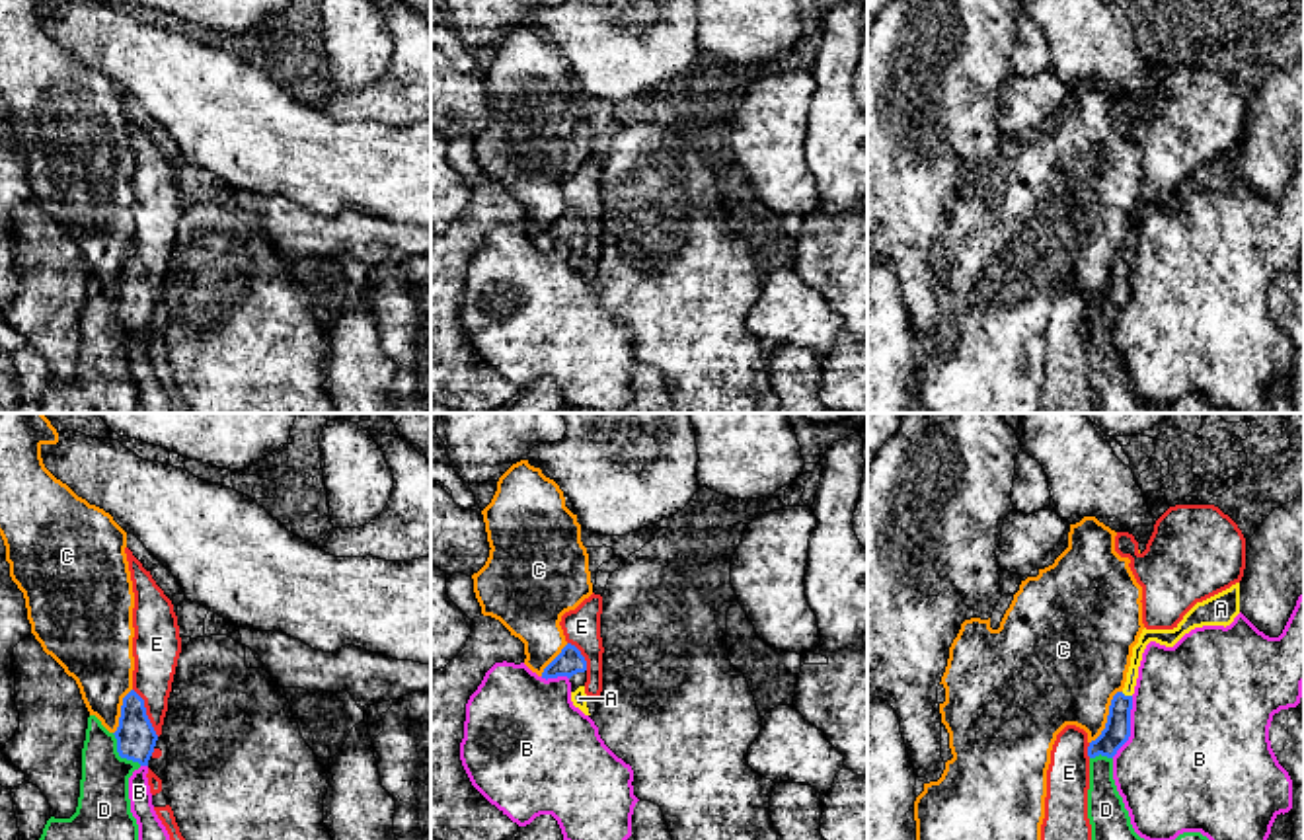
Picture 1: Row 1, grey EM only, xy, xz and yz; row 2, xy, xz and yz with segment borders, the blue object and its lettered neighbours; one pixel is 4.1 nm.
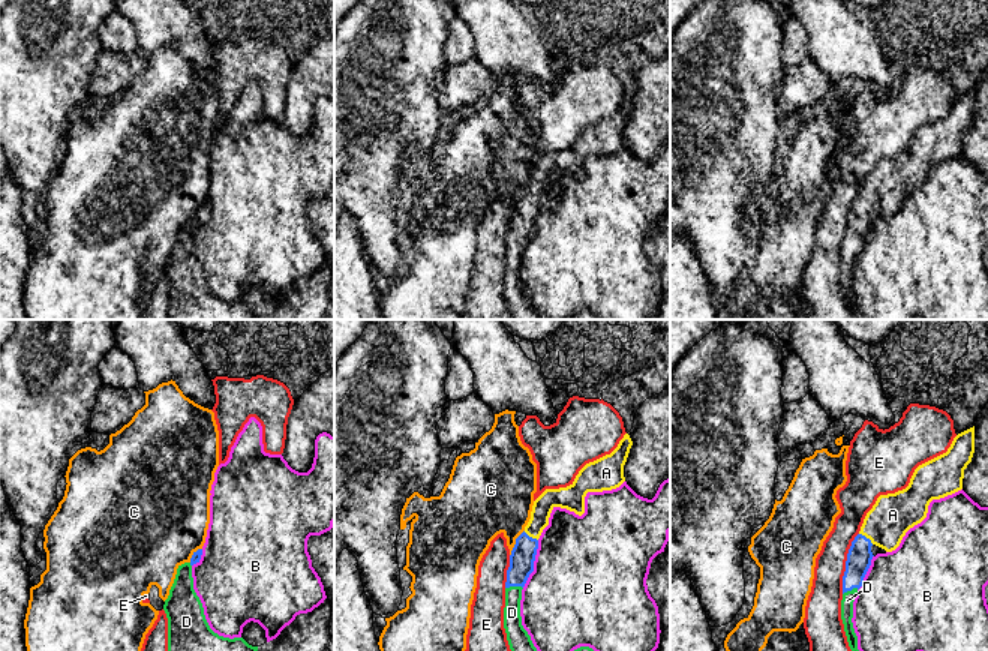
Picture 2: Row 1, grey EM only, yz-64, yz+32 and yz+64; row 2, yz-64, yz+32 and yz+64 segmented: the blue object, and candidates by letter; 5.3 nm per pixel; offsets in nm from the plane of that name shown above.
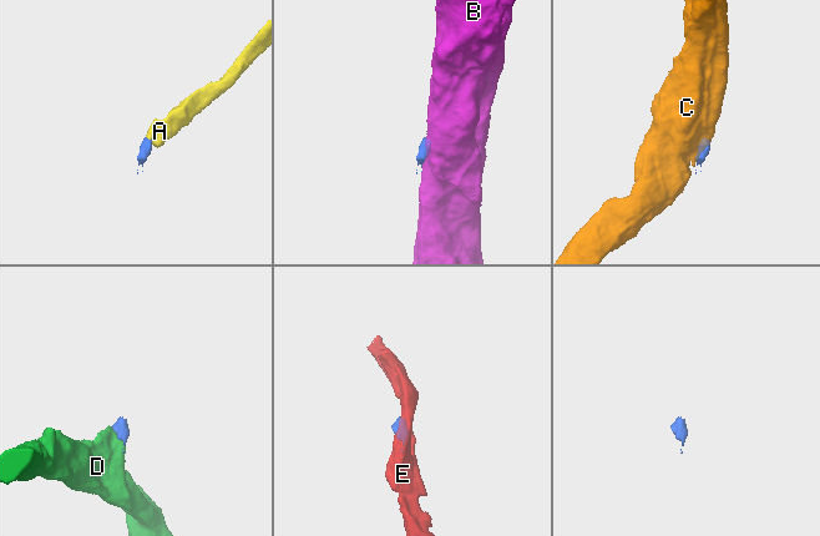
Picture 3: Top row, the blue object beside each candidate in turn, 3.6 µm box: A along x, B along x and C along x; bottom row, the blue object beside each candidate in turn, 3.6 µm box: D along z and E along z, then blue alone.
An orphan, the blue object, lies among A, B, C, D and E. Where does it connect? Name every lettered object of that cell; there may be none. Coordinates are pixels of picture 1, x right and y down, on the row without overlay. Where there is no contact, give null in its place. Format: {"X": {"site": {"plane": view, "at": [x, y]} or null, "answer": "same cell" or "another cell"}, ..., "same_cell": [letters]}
{"A": {"site": {"plane": "yz", "at": [1127, 260]}, "answer": "same cell"}, "B": {"site": {"plane": "yz", "at": [1129, 291]}, "answer": "another cell"}, "C": {"site": {"plane": "yz", "at": [1108, 279]}, "answer": "another cell"}, "D": {"site": {"plane": "xy", "at": [119, 318]}, "answer": "same cell"}, "E": {"site": {"plane": "xy", "at": [145, 275]}, "answer": "another cell"}, "same_cell": ["A", "D"]}

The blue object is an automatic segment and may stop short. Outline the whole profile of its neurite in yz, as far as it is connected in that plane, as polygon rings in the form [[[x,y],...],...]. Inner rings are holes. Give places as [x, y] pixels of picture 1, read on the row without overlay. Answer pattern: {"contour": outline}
{"contour": [[[1240,146],[1197,166],[1173,193],[1142,193],[1132,210],[1127,246],[1109,269],[1101,298],[1090,306],[1090,353],[1088,382],[1092,388],[1093,413],[1218,413],[1201,396],[1183,396],[1171,405],[1148,405],[1132,388],[1123,361],[1113,343],[1113,320],[1131,300],[1132,257],[1138,242],[1142,216],[1150,205],[1173,210],[1185,197],[1203,189],[1230,189],[1240,177]]]}

